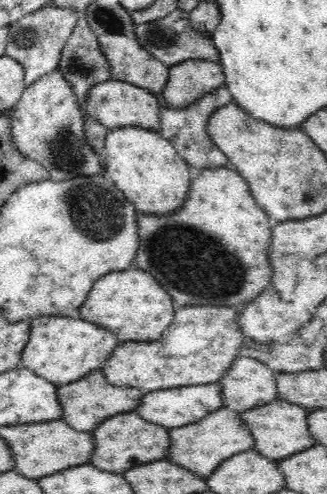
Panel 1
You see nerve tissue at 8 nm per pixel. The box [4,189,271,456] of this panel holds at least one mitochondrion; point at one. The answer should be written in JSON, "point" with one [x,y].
{"point":[189,260]}

